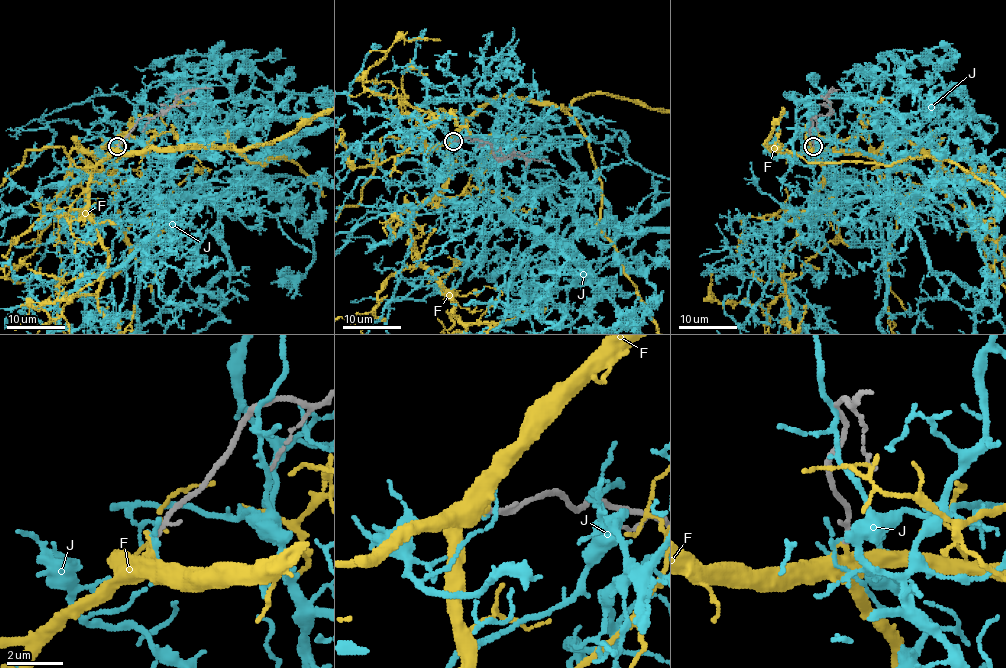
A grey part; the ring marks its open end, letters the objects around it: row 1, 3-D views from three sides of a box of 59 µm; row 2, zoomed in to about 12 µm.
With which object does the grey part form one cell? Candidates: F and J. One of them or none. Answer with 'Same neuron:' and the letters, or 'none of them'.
Same neuron: F

